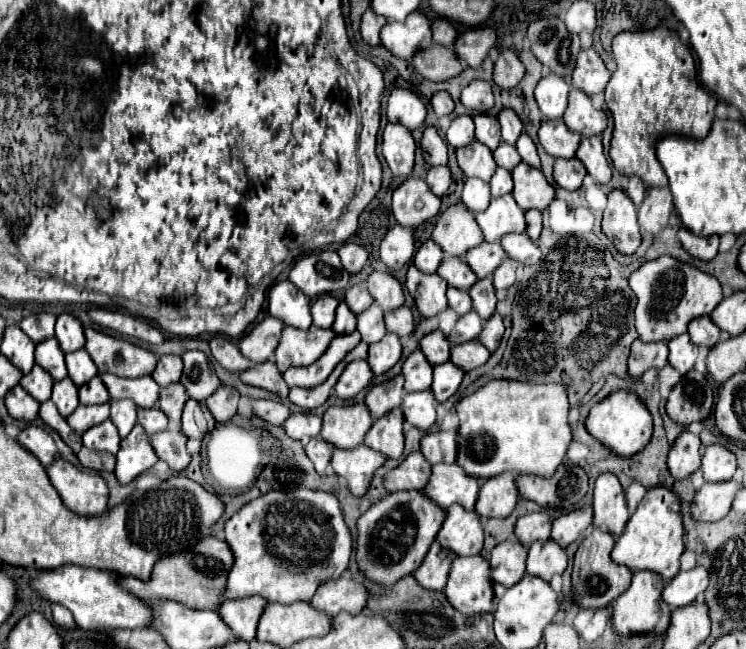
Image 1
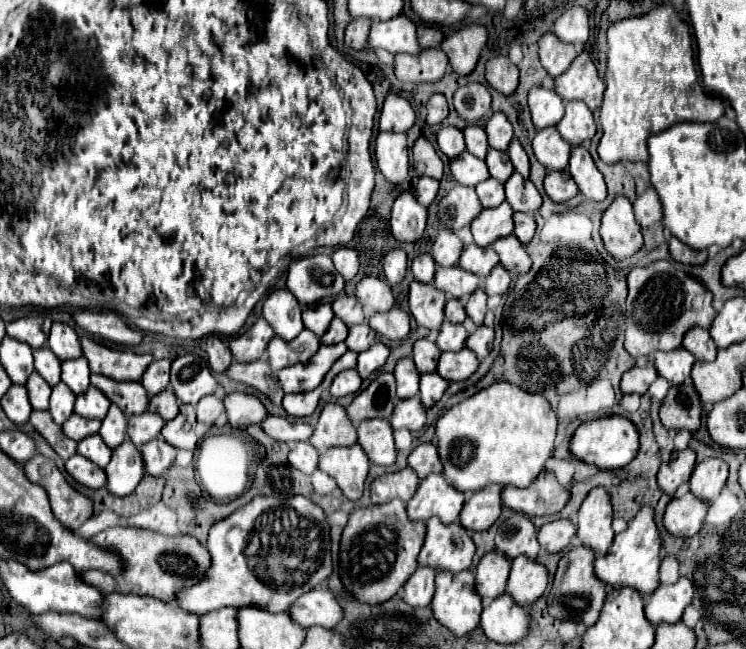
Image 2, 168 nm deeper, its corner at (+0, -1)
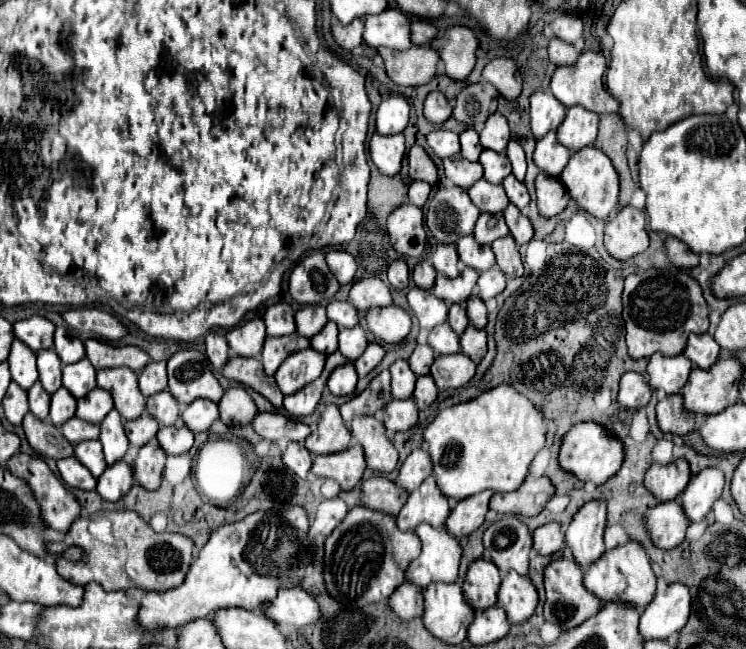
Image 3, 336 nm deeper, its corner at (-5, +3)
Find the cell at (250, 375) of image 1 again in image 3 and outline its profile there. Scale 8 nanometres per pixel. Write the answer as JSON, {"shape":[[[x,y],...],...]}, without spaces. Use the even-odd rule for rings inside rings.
{"shape":[[[230,357],[224,365],[224,377],[238,381],[260,395],[264,395],[276,409],[282,409],[282,391],[278,389],[276,381],[272,377],[266,377],[262,373],[262,361],[260,359],[246,359],[246,357]]]}

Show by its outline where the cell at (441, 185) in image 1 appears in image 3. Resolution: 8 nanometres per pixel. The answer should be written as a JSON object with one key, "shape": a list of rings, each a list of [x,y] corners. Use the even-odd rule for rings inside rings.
{"shape":[[[414,181],[408,187],[408,203],[416,205],[416,207],[422,207],[428,199],[428,193],[430,193],[430,185],[426,181]]]}

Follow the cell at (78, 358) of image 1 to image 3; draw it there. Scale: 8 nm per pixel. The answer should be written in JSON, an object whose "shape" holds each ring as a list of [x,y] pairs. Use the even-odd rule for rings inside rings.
{"shape":[[[86,357],[74,365],[66,365],[64,373],[62,373],[62,385],[76,397],[84,397],[88,395],[94,387],[96,387],[96,371],[90,365],[90,361],[86,361]]]}

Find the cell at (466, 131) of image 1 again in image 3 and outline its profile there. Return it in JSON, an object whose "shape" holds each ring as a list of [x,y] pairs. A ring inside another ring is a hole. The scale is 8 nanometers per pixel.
{"shape":[[[432,131],[426,135],[426,141],[428,145],[432,147],[432,151],[440,157],[440,159],[446,159],[446,157],[454,157],[460,153],[460,141],[458,141],[458,135],[452,133],[452,131]]]}

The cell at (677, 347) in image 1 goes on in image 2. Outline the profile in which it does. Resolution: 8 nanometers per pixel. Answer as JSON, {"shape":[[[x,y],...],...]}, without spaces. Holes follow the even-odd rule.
{"shape":[[[679,347],[673,351],[657,351],[655,367],[659,375],[663,375],[671,385],[681,385],[691,377],[695,357],[687,349]]]}

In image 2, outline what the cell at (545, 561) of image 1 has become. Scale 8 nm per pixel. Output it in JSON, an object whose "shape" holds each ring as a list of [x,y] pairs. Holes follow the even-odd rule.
{"shape":[[[515,557],[507,583],[507,593],[525,607],[533,605],[549,585],[549,571],[543,563],[529,557]]]}

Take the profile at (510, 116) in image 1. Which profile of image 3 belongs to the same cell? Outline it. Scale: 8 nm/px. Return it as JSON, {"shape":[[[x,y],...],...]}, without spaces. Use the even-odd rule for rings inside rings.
{"shape":[[[494,113],[488,117],[488,121],[484,123],[484,129],[480,131],[480,143],[484,149],[492,149],[496,153],[502,153],[506,149],[510,141],[510,129],[508,129],[508,121],[500,115]]]}

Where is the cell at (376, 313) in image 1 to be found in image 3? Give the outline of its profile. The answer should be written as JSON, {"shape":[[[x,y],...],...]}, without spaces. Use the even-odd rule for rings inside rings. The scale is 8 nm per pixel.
{"shape":[[[360,325],[352,327],[352,329],[340,329],[338,333],[338,351],[348,359],[348,361],[356,361],[364,349],[368,345],[366,333]]]}

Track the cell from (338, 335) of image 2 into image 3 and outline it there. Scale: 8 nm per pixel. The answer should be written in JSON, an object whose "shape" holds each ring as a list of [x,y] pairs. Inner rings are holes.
{"shape":[[[330,321],[322,327],[320,333],[316,333],[314,337],[310,337],[310,347],[318,353],[330,355],[338,349],[338,327],[330,325]]]}

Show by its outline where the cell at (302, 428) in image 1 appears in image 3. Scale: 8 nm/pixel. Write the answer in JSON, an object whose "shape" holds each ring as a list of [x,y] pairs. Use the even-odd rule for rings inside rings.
{"shape":[[[258,413],[256,419],[252,421],[252,427],[262,439],[272,441],[272,443],[280,441],[282,437],[288,437],[290,441],[302,443],[310,435],[308,425],[294,421],[282,413]]]}

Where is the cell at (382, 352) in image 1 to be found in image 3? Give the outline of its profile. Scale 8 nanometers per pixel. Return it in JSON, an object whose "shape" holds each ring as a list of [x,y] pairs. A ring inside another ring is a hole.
{"shape":[[[368,343],[366,351],[362,353],[362,357],[354,363],[358,377],[366,377],[366,375],[382,361],[382,357],[384,357],[382,345],[378,345],[378,343]]]}

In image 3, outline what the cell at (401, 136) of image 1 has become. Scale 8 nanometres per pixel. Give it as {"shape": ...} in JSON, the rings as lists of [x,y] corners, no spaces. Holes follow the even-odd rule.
{"shape":[[[374,133],[370,143],[370,159],[372,163],[378,167],[380,173],[384,175],[396,175],[402,167],[402,159],[404,159],[404,135],[378,135]]]}

